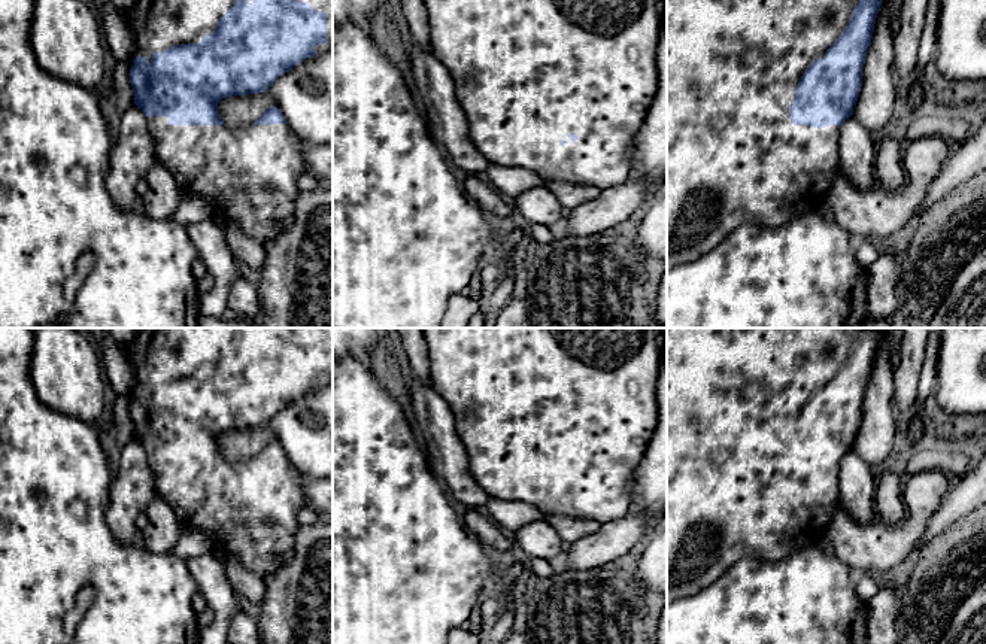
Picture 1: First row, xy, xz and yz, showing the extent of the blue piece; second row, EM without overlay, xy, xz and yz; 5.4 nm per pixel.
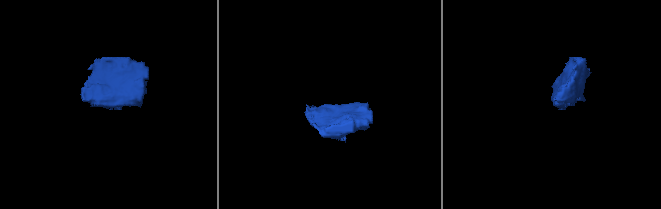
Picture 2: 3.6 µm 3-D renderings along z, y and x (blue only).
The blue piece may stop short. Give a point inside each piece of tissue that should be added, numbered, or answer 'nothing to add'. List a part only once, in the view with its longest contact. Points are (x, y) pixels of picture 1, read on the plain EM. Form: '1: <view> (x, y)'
1: yz (734, 395)

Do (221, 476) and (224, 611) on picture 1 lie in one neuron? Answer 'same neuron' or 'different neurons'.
different neurons

